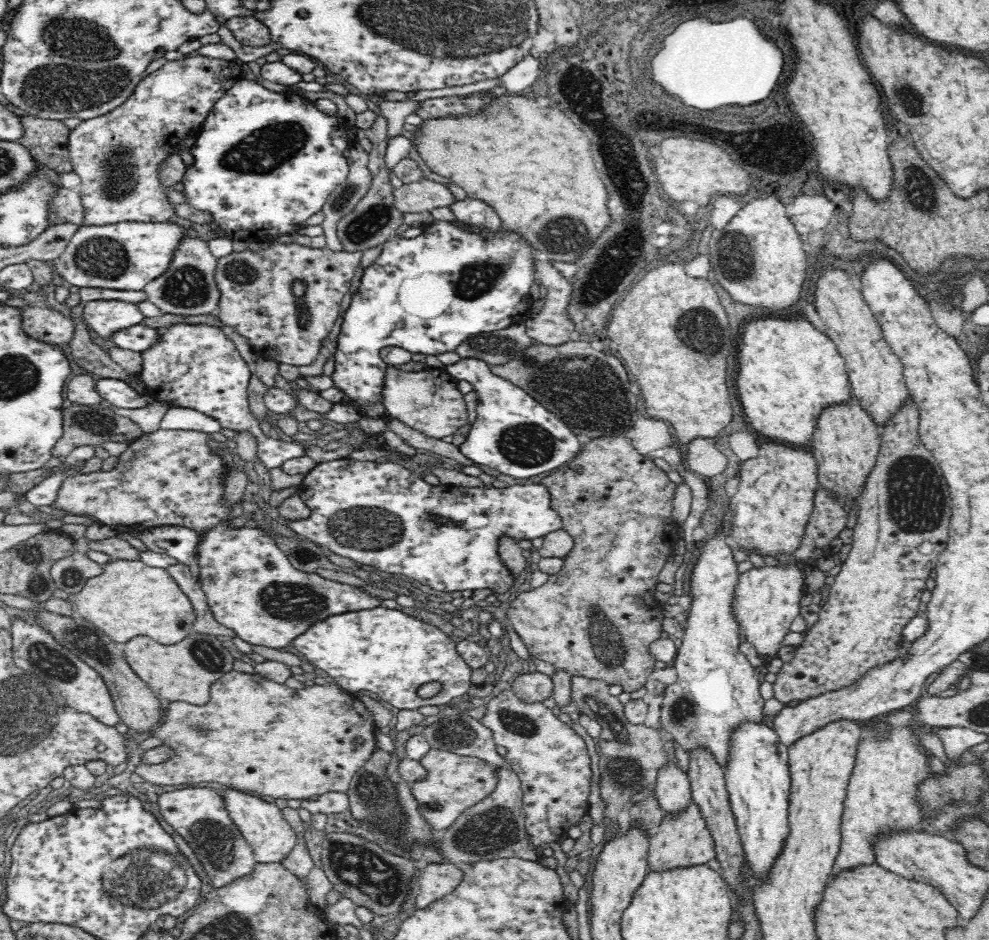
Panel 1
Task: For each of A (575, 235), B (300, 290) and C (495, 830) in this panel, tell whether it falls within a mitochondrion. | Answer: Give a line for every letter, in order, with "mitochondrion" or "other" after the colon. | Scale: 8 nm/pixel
A: mitochondrion
B: mitochondrion
C: mitochondrion

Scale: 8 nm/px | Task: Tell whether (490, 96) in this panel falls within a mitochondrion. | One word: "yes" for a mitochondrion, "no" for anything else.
no

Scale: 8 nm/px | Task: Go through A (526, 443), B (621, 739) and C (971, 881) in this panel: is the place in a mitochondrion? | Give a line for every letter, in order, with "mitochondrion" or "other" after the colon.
A: mitochondrion
B: mitochondrion
C: other

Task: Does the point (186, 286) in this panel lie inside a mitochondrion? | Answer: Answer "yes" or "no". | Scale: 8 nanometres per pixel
yes

